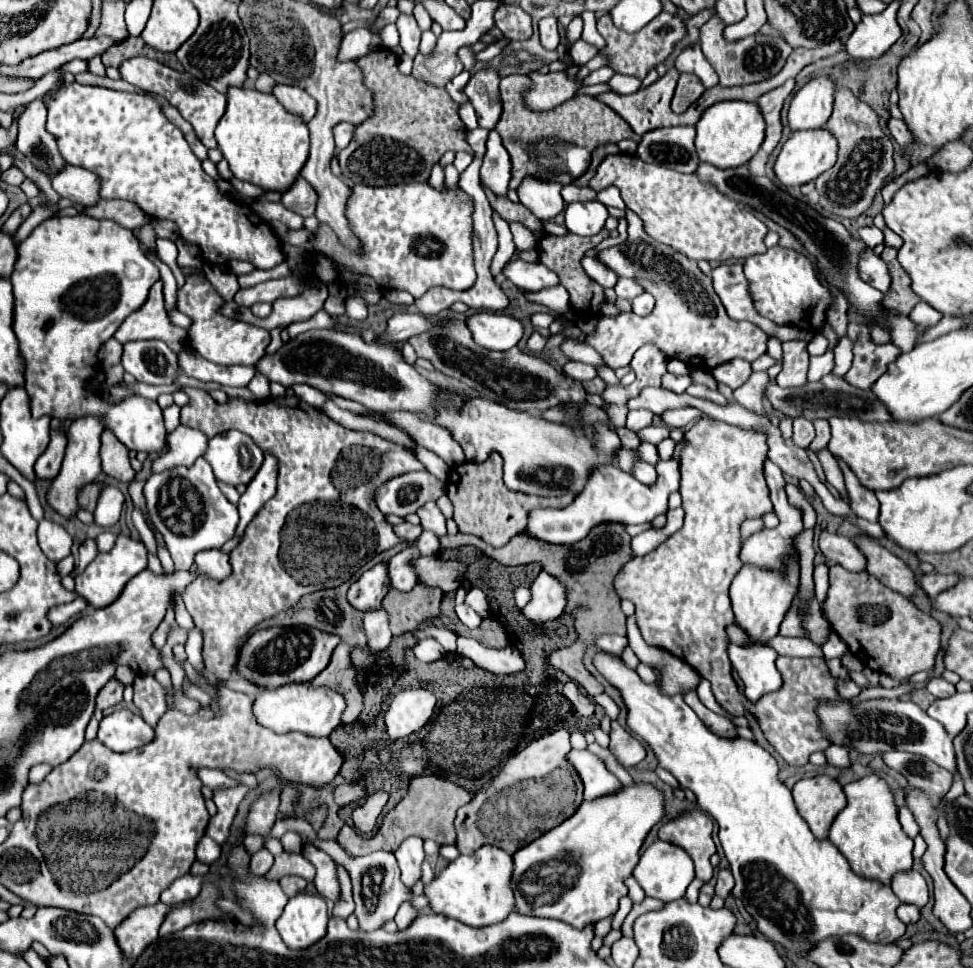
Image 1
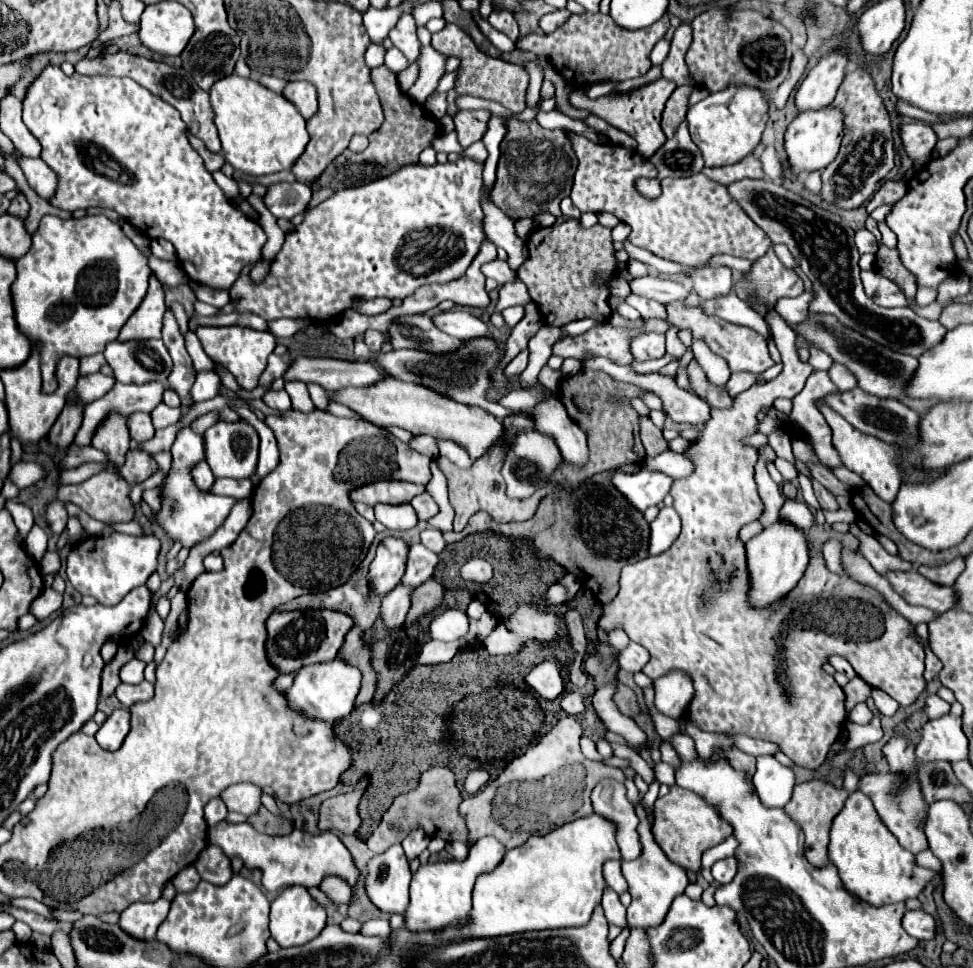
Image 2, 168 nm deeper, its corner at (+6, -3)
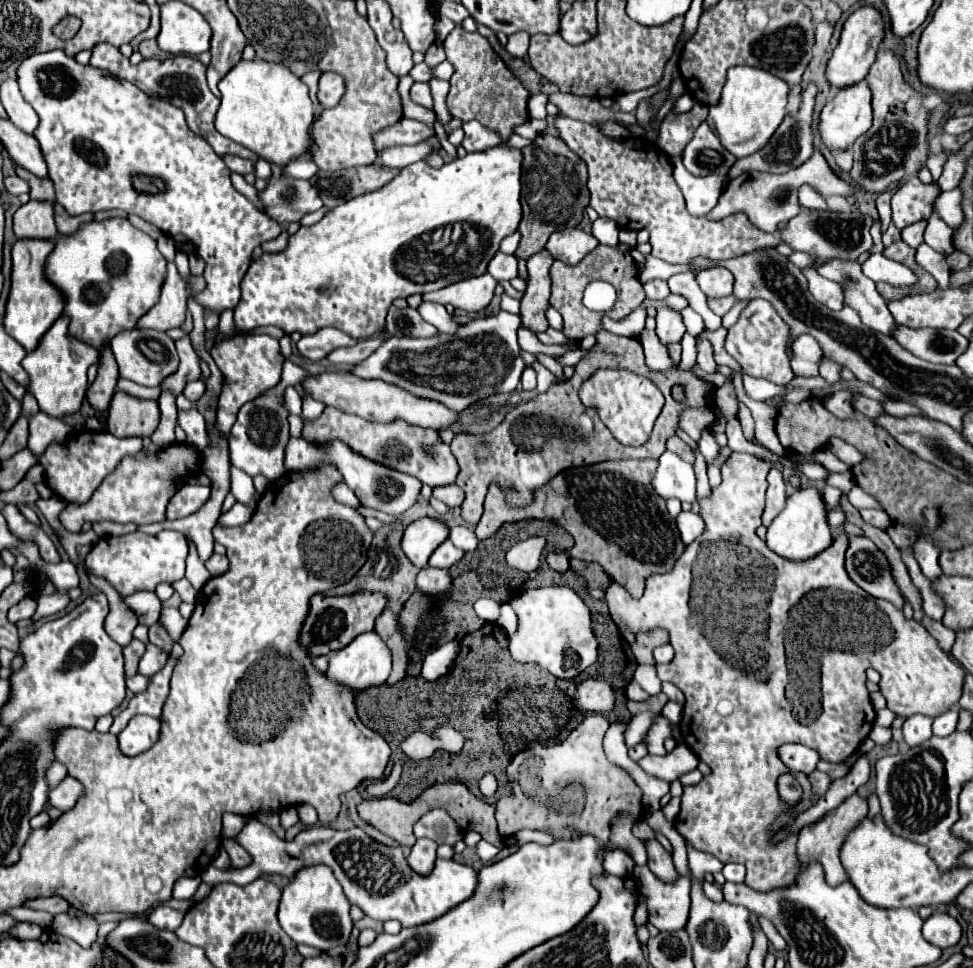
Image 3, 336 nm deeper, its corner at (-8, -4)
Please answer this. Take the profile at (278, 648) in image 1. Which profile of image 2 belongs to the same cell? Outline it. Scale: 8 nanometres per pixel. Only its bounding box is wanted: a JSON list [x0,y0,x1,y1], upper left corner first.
[266,611,352,673]

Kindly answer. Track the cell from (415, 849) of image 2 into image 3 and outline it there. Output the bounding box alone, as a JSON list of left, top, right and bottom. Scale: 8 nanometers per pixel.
[414,808,464,846]

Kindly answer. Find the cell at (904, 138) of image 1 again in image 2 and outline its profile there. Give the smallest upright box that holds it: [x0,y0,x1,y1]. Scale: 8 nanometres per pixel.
[900,121,936,165]

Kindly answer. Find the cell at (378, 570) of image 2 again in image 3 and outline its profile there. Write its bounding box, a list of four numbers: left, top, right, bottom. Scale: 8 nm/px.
[402,518,450,566]

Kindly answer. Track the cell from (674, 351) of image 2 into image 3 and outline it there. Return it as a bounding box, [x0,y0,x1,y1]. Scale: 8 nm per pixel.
[644,278,670,300]

